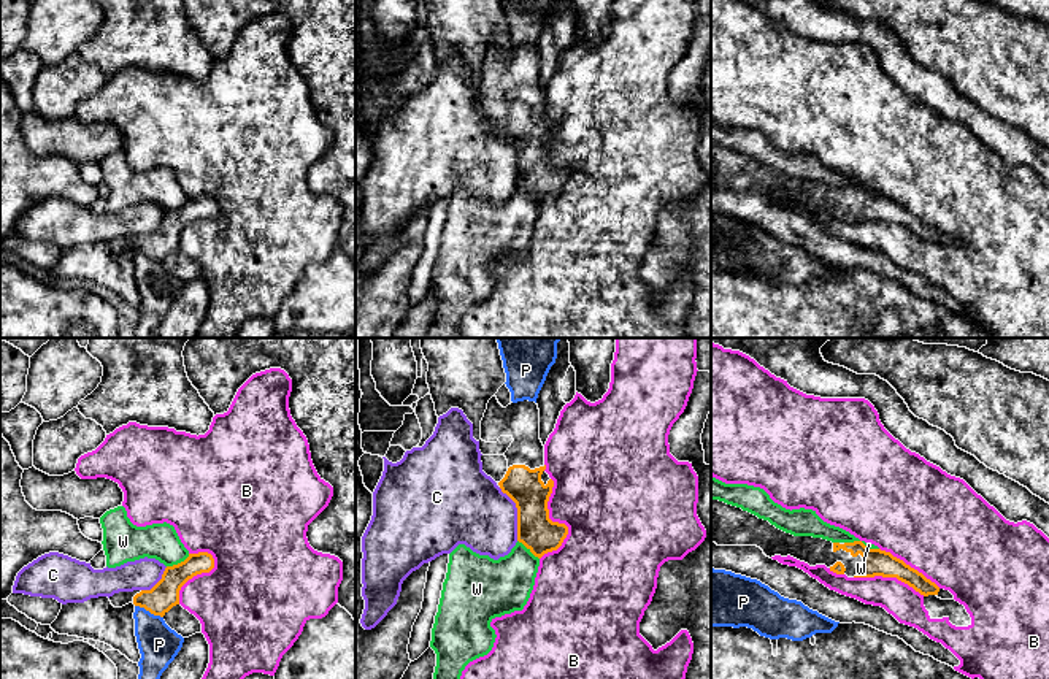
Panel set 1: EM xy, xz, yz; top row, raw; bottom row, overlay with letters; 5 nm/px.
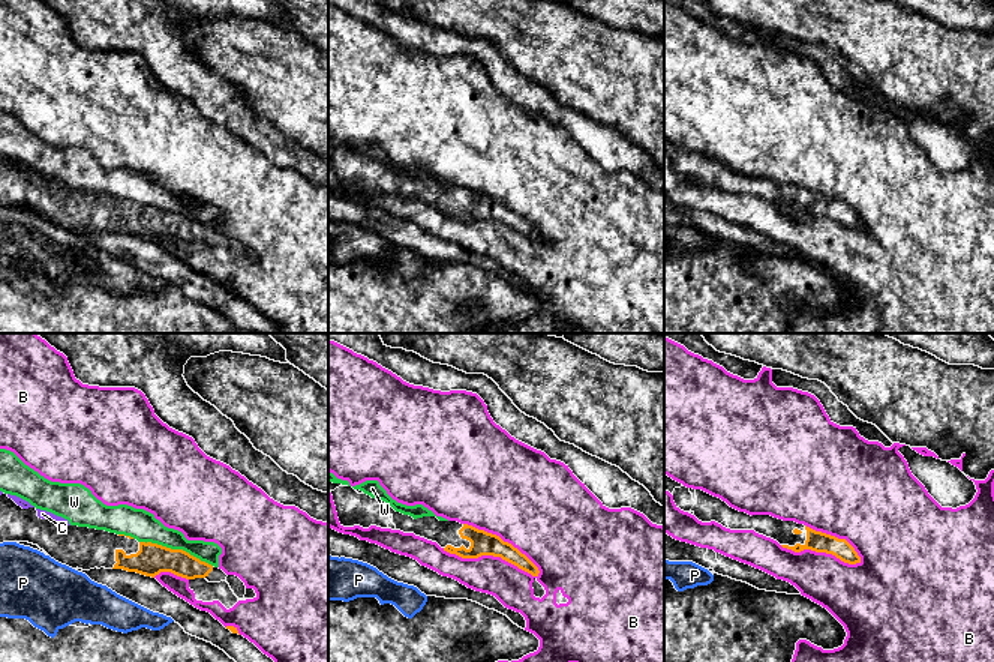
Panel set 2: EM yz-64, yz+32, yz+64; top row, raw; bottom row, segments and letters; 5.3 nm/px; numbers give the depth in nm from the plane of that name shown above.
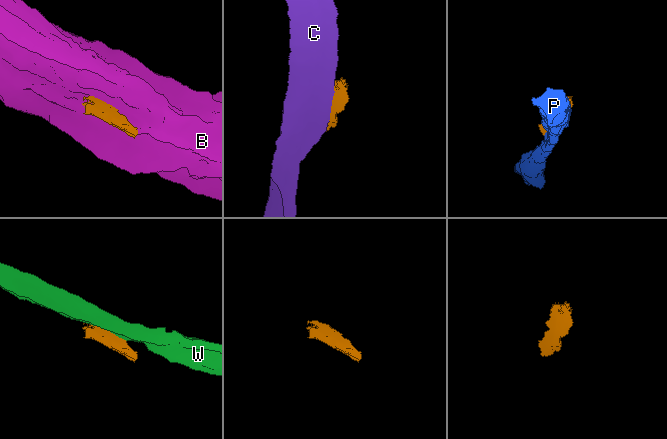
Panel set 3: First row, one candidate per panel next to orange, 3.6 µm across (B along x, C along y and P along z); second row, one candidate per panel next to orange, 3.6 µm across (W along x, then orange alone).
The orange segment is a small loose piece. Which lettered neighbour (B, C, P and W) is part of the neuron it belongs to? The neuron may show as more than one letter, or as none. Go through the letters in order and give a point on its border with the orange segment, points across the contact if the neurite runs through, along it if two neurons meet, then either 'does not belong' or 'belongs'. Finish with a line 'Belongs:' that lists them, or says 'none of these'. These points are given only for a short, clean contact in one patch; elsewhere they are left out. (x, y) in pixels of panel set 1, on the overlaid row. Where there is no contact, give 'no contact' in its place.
B: xz (557, 522) | does not belong
C: xz (518, 514) | does not belong
P: xy (149, 611) | does not belong
W: xy (178, 563) | does not belong
Belongs: none of these

